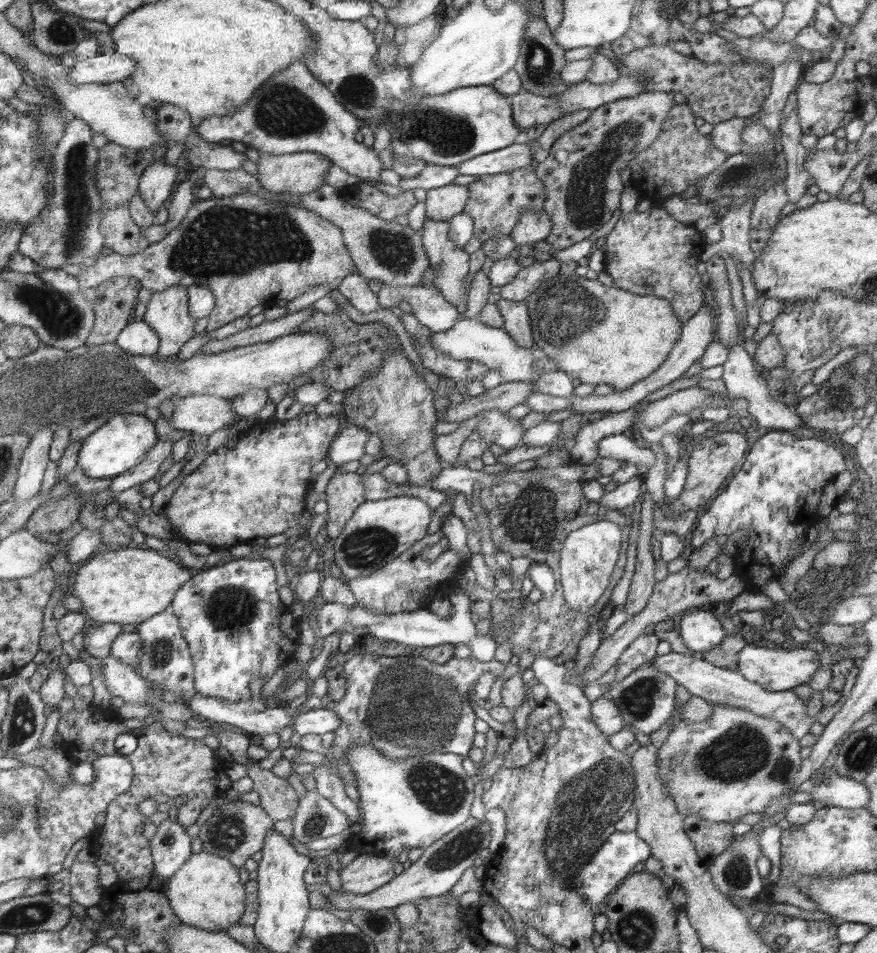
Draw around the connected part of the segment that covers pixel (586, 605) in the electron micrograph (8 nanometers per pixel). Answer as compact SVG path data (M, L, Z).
M598 521L570 533L560 551L560 574L563 595L570 608L585 613L603 595L619 558L621 528L612 522Z

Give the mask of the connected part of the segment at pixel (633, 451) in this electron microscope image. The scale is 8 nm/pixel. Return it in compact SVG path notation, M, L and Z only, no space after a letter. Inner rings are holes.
M622 434L608 436L600 440L598 444L598 456L600 458L614 458L614 460L624 461L637 465L643 470L654 466L656 462L656 453L649 448L640 448L636 445L635 439Z

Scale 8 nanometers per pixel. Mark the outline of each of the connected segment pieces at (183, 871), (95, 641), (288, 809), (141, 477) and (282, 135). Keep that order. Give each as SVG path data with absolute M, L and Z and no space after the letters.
M204 851L192 853L170 877L165 892L182 924L198 929L225 931L245 916L246 892L238 878L238 868L234 868L229 859L218 854Z
M110 622L91 623L84 632L84 650L94 658L108 658L112 650L112 642L122 634L122 625Z
M248 757L246 768L248 776L253 780L253 790L258 792L261 808L274 822L284 821L294 817L298 807L299 798L290 783L276 776L271 770L260 768L258 761Z
M170 440L156 442L156 445L146 452L145 458L142 458L140 464L134 466L133 469L128 470L126 473L112 478L107 489L121 493L155 478L158 472L160 472L160 465L162 465L164 459L171 456L173 444L174 442Z
M294 61L288 68L276 71L272 77L258 87L258 92L250 97L246 105L226 115L208 117L198 125L198 135L211 143L219 143L221 140L242 142L248 147L256 148L260 153L266 154L292 154L292 153L318 153L326 156L330 162L340 166L346 172L358 176L362 182L380 181L381 170L384 168L378 155L372 148L364 143L356 142L354 134L358 130L358 118L352 112L348 112L346 106L338 101L336 95L323 83L314 77L313 71L308 69L305 63Z

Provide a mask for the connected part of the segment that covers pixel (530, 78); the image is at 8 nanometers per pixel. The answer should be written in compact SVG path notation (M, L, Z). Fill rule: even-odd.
M543 13L530 15L528 23L524 25L524 35L520 41L520 57L515 64L516 72L522 83L522 90L540 95L552 96L568 89L570 85L560 78L560 71L566 66L564 58L566 50L554 40L553 32L544 20Z

